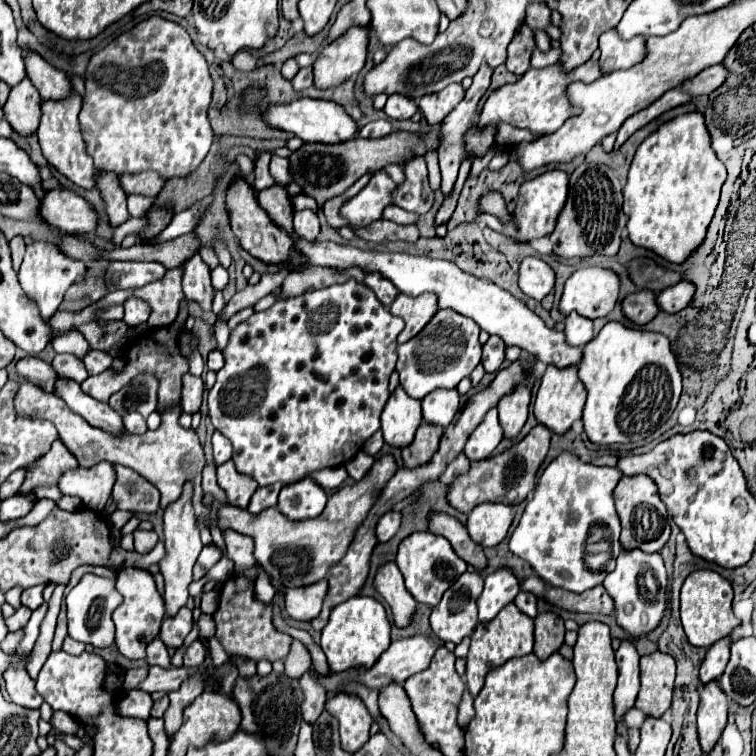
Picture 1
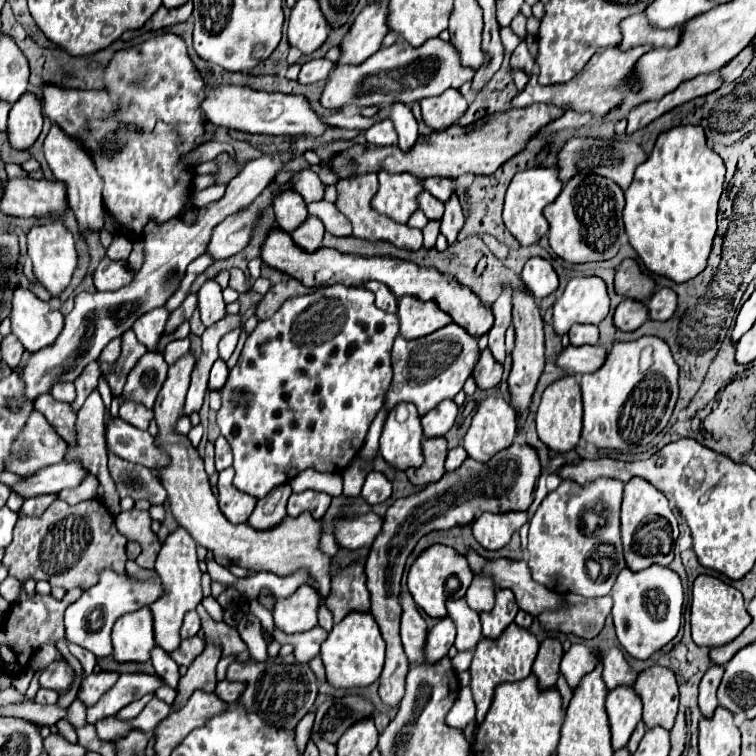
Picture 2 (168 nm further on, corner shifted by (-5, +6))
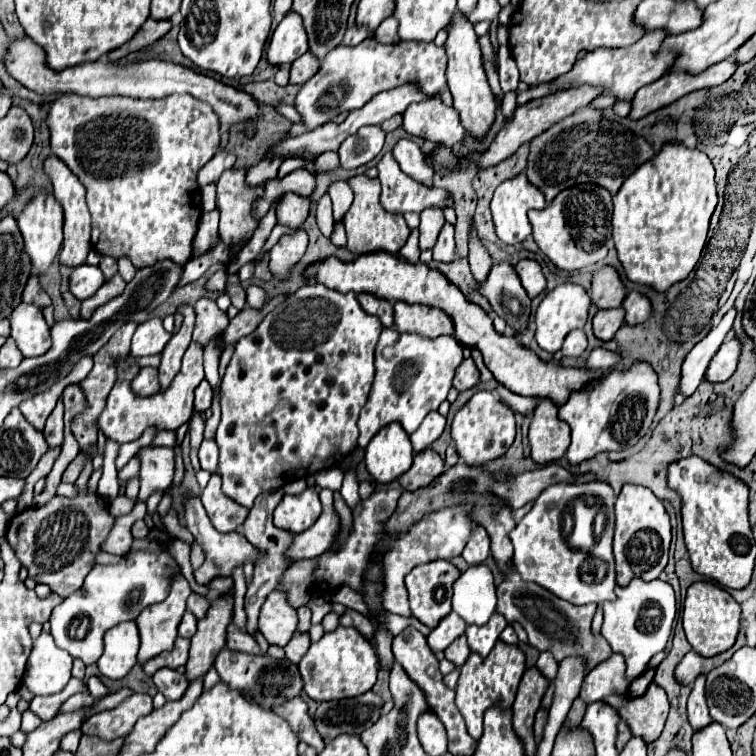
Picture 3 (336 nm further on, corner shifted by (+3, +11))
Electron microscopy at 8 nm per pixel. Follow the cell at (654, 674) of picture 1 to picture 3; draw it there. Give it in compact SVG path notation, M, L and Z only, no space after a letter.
M650 683L646 693L640 697L610 695L604 699L604 703L612 705L620 713L632 735L644 737L646 743L652 743L660 737L668 715L668 697L660 685Z

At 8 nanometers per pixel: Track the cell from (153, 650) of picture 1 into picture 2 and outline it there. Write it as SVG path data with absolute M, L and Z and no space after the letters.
M154 648L152 650L152 664L154 664L156 674L164 680L164 684L170 686L172 690L176 690L178 688L178 680L180 680L178 664L162 648Z

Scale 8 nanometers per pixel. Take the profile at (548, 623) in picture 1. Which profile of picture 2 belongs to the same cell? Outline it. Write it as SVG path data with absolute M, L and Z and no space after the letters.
M546 638L540 644L538 656L532 666L532 674L538 678L540 690L550 690L556 686L560 660L562 660L562 644L556 638Z

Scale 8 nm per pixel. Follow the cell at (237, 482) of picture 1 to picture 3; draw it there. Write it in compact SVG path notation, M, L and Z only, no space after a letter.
M212 473L206 489L202 491L202 505L204 505L212 525L218 531L222 531L222 533L236 531L244 523L248 509L244 505L238 505L236 501L228 499L220 487L222 487L220 475Z

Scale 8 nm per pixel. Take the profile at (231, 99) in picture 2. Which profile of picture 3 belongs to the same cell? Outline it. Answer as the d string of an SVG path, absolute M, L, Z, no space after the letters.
M30 37L16 39L10 45L6 67L14 79L18 79L22 85L30 87L36 93L50 95L50 93L78 93L88 97L102 97L102 95L126 95L126 97L138 97L138 99L162 99L172 93L188 93L204 103L208 103L214 113L220 119L220 125L236 125L236 123L252 123L258 119L260 103L246 91L240 91L236 87L224 85L222 81L216 81L204 73L196 73L188 67L150 59L128 67L116 67L106 61L94 61L94 63L80 63L62 71L48 69L44 49L36 45Z

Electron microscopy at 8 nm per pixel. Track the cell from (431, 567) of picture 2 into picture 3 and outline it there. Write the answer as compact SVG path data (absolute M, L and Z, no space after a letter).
M430 561L412 569L406 575L412 615L432 629L452 611L452 585L458 577L460 571L450 561Z

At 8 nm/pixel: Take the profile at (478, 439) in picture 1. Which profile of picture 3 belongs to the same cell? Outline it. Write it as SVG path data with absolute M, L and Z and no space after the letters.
M476 391L472 399L456 413L452 421L452 439L460 459L472 465L486 465L488 461L506 453L516 435L514 411L504 405L492 391Z

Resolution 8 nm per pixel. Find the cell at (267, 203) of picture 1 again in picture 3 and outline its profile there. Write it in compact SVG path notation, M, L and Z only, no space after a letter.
M286 193L276 207L276 217L280 225L286 225L290 229L298 229L310 211L310 201L306 197L300 197L296 193Z

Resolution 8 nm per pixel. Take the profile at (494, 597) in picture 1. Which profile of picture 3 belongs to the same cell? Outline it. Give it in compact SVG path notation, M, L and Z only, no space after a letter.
M494 613L490 617L490 621L486 625L482 625L482 627L468 625L466 635L468 635L470 649L486 657L492 651L496 639L500 637L500 633L504 631L506 625L508 625L508 621L504 621L504 615L500 615L500 613Z

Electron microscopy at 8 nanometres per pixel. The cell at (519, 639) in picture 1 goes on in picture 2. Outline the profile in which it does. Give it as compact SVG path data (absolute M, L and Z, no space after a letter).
M510 624L504 634L498 640L488 640L482 638L474 650L474 660L470 666L470 688L472 688L472 698L476 704L476 722L480 724L486 718L486 712L492 704L494 690L498 684L504 682L518 682L524 680L532 672L532 662L538 654L538 640L524 628Z

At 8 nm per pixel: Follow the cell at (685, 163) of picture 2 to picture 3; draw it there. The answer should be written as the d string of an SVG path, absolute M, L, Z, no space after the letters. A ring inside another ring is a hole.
M664 143L660 153L640 165L614 195L612 237L628 279L652 285L656 291L666 291L686 279L702 257L716 203L710 157L682 143ZM696 189L702 189L702 197Z

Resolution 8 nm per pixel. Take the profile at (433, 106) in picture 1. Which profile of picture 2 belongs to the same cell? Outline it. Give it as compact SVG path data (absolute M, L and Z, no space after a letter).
M446 90L436 98L424 98L420 102L422 120L434 132L440 132L448 126L458 124L462 114L468 110L468 102L458 90Z

